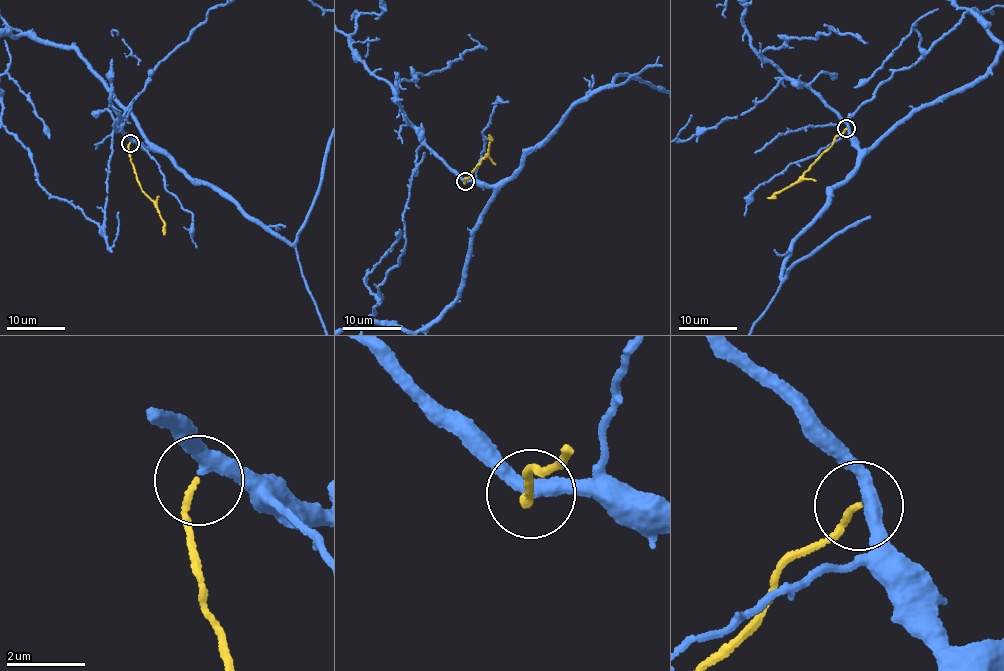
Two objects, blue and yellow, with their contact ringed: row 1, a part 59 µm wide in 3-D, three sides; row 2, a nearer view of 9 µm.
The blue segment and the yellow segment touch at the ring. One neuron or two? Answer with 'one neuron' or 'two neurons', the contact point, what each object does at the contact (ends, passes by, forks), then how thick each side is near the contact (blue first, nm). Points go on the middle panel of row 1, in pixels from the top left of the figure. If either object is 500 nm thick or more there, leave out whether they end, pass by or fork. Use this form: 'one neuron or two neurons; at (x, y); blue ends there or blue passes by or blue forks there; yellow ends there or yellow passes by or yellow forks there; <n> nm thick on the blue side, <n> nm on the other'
one neuron; at (465, 181); blue passes by; yellow ends there; 320 nm thick on the blue side, 140 nm on the other

